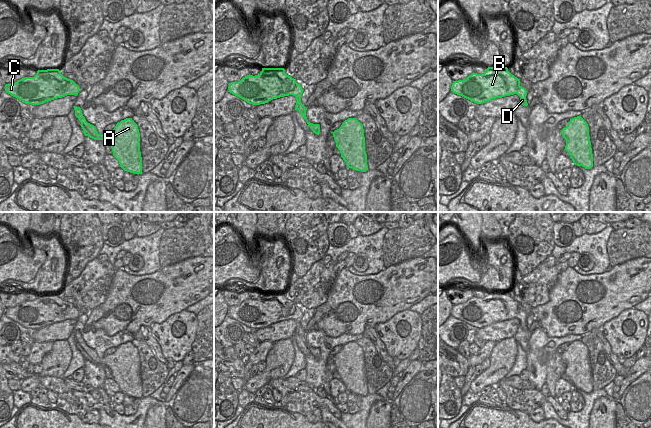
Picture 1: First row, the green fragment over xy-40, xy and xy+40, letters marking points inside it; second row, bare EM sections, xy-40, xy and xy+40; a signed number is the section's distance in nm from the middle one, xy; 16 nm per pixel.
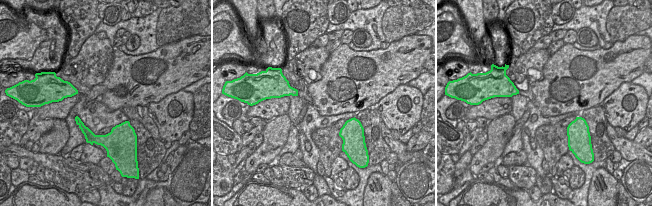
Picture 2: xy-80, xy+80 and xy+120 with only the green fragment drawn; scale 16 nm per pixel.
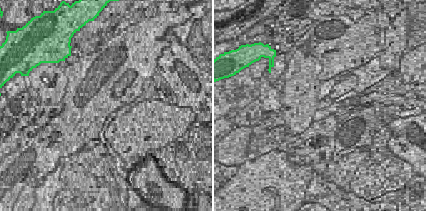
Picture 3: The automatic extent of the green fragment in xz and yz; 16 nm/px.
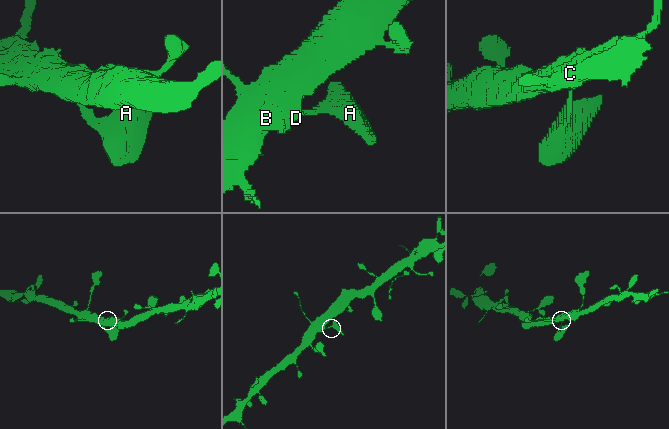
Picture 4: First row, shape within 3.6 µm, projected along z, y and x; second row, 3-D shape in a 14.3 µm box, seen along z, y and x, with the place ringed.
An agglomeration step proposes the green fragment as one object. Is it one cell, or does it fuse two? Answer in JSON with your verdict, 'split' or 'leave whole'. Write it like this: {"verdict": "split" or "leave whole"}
{"verdict": "leave whole"}

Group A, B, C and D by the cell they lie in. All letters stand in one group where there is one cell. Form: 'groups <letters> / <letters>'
groups A B C D

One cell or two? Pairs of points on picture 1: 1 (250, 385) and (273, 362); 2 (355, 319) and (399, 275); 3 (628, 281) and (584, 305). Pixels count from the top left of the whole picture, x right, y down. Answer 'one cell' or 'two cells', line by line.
1: one cell
2: one cell
3: one cell

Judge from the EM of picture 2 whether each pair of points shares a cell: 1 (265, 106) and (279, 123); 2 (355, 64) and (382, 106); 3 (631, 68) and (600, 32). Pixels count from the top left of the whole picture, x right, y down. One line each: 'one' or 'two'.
1: two
2: two
3: two

